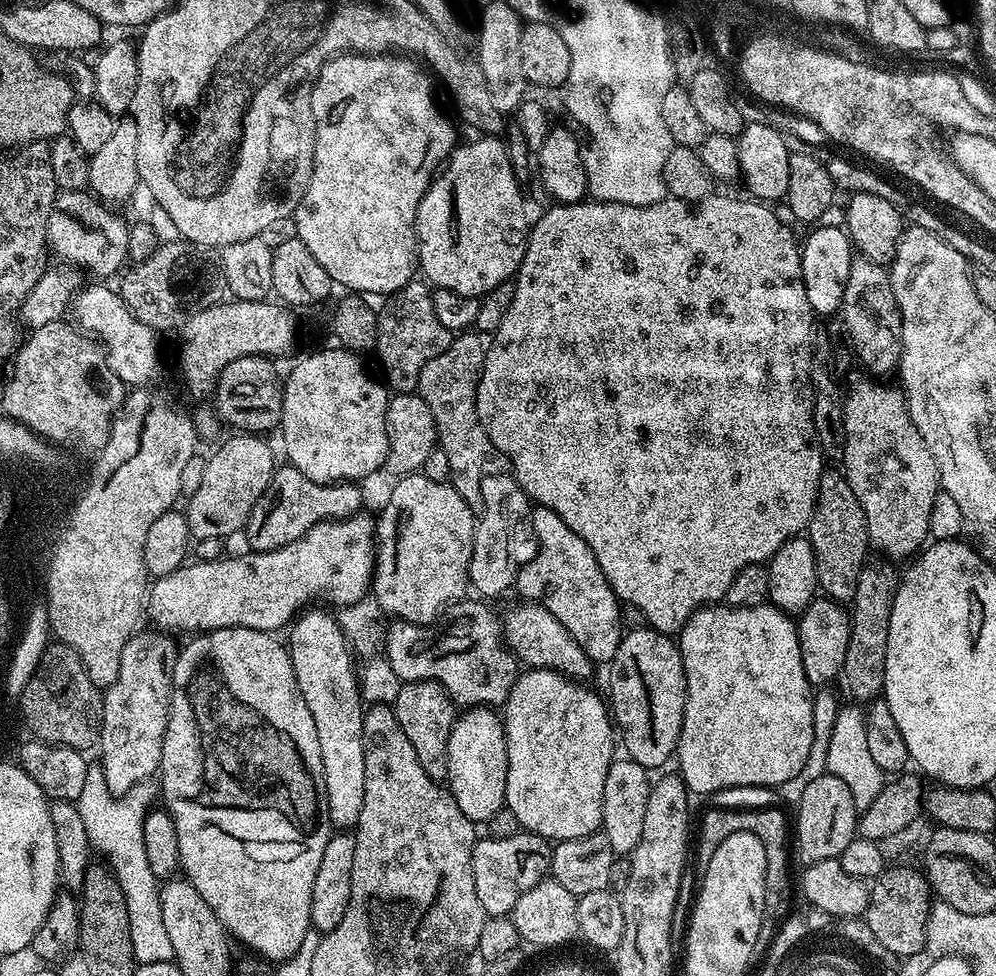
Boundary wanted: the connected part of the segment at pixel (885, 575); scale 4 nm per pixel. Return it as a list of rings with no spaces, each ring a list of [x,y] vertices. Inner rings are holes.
[[[869,563],[861,570],[854,598],[850,601],[850,646],[846,646],[842,681],[856,702],[871,702],[884,691],[886,638],[890,634],[890,610],[896,597],[898,572],[892,569],[895,567],[891,563],[880,563],[884,564]]]

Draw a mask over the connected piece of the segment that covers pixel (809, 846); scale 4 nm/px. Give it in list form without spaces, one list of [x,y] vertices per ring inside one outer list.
[[[825,774],[810,782],[794,812],[794,848],[800,851],[805,865],[837,859],[858,835],[858,813],[854,799],[849,787],[838,777]]]

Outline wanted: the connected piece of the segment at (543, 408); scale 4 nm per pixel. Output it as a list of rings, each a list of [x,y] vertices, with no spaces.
[[[713,194],[704,200],[689,202],[687,200],[674,200],[665,198],[657,204],[650,206],[630,206],[629,204],[615,204],[602,200],[585,199],[579,204],[556,204],[548,208],[540,217],[535,217],[528,234],[526,254],[520,263],[520,271],[514,277],[516,289],[514,302],[510,302],[510,310],[502,318],[502,322],[491,333],[490,343],[484,354],[484,365],[480,371],[480,381],[476,391],[476,409],[478,418],[494,446],[506,454],[511,475],[522,486],[533,505],[554,510],[586,546],[598,558],[598,566],[602,574],[606,574],[606,582],[614,590],[617,600],[630,606],[638,606],[642,614],[648,619],[647,627],[655,628],[657,632],[665,634],[679,633],[690,617],[700,608],[716,606],[727,597],[730,582],[738,578],[738,574],[751,564],[764,564],[771,560],[779,548],[787,540],[793,540],[801,535],[812,521],[812,511],[816,505],[816,495],[820,485],[820,476],[826,471],[824,453],[820,451],[819,442],[816,441],[814,424],[815,386],[812,385],[812,355],[814,347],[814,331],[812,320],[814,313],[810,302],[806,298],[806,286],[802,282],[802,262],[800,261],[800,244],[789,225],[782,223],[775,211],[767,203],[755,198],[735,200],[732,196],[719,196]]]

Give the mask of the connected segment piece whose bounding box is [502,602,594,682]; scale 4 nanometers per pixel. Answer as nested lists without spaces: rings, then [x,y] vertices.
[[[520,602],[517,605],[517,608],[510,609],[502,616],[504,643],[516,655],[517,661],[521,665],[528,664],[524,666],[529,669],[545,668],[560,672],[569,680],[588,682],[594,661],[584,653],[582,646],[578,646],[578,642],[574,642],[570,630],[566,630],[566,626],[562,626],[562,622],[558,622],[558,618],[554,618],[554,614],[540,604]]]

